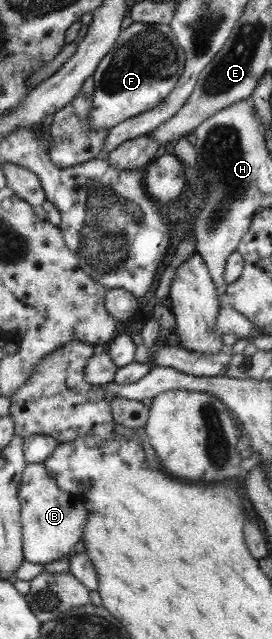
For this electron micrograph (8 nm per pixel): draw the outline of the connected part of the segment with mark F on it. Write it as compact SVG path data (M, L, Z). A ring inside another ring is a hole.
M133 22L119 32L111 50L93 72L89 129L112 128L121 120L158 107L179 82L185 58L170 25Z

